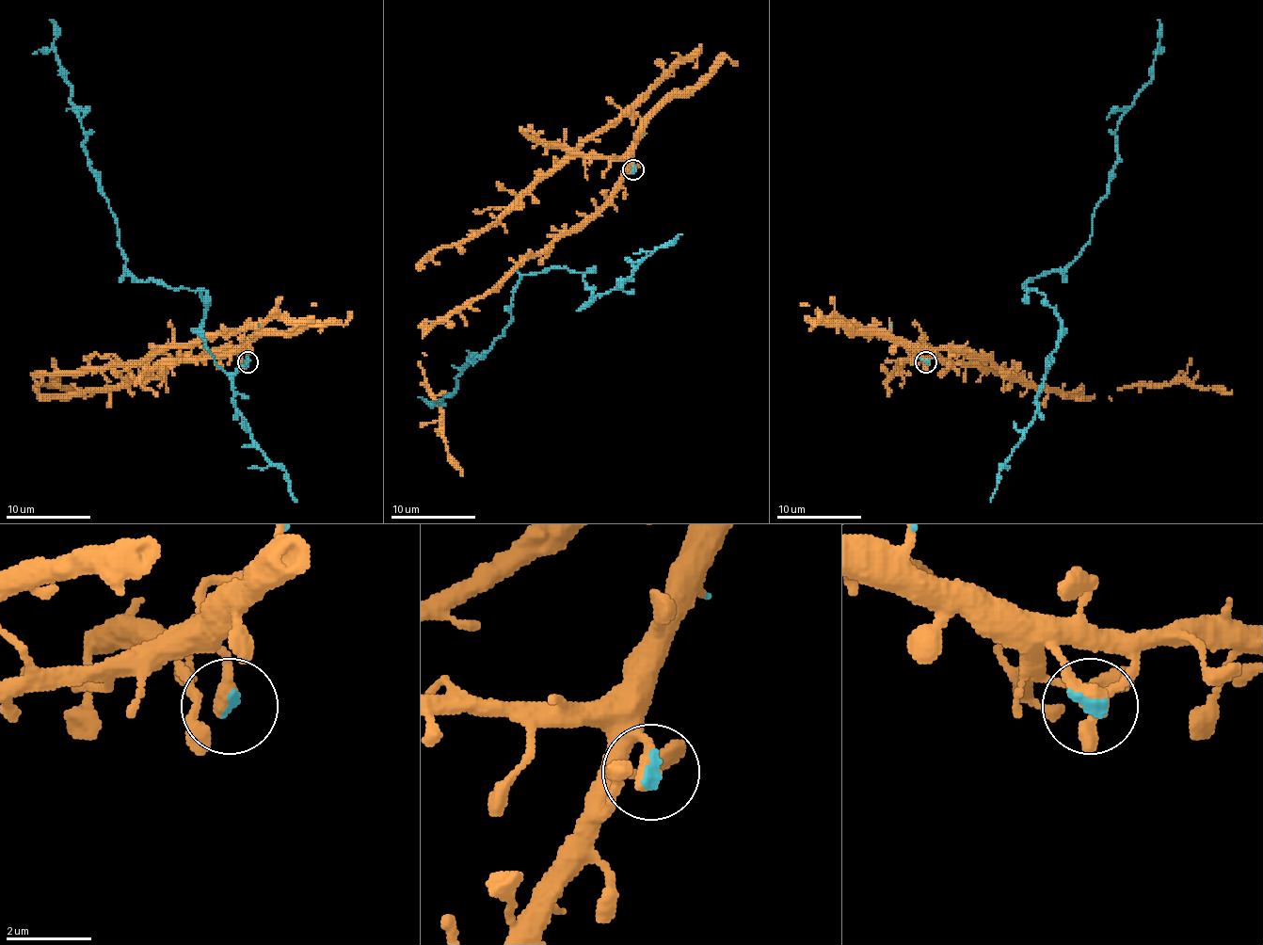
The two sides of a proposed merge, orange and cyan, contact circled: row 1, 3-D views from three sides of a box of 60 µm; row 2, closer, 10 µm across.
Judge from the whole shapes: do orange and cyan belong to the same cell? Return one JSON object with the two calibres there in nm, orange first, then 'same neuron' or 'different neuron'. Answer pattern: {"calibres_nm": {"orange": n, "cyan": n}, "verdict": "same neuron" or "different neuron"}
{"calibres_nm": {"orange": 460, "cyan": 130}, "verdict": "same neuron"}

